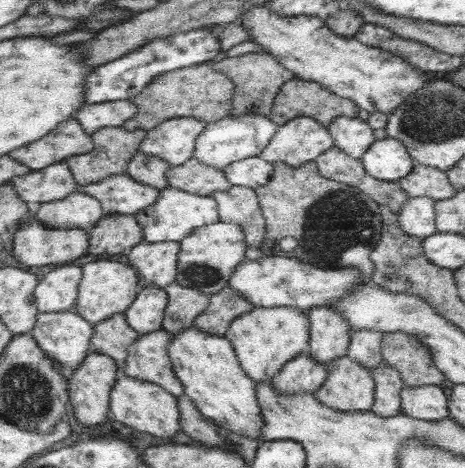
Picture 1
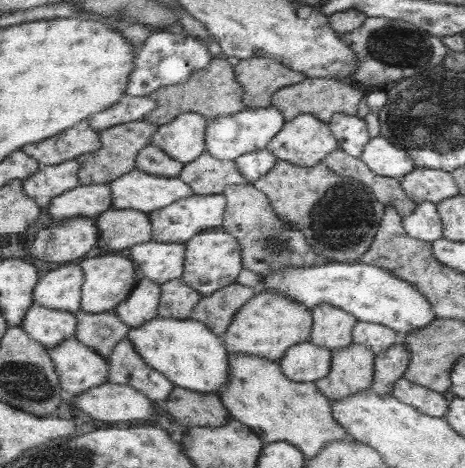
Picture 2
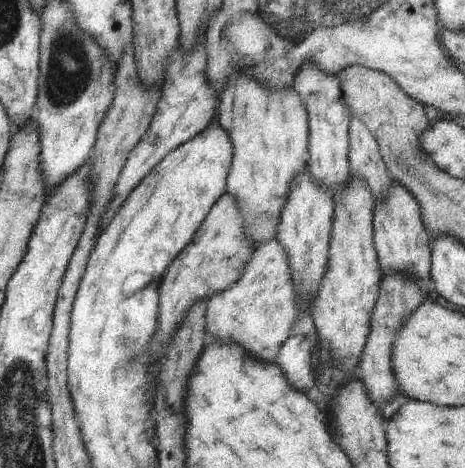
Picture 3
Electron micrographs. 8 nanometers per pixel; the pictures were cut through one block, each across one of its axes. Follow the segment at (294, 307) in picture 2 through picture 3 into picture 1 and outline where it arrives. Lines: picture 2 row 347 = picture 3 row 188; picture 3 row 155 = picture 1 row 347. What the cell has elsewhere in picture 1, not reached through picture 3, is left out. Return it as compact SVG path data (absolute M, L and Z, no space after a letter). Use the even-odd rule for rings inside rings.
M289 306L253 308L249 314L235 318L223 338L231 342L241 368L247 372L247 376L251 376L251 380L269 382L285 362L309 352L309 320L305 310Z

